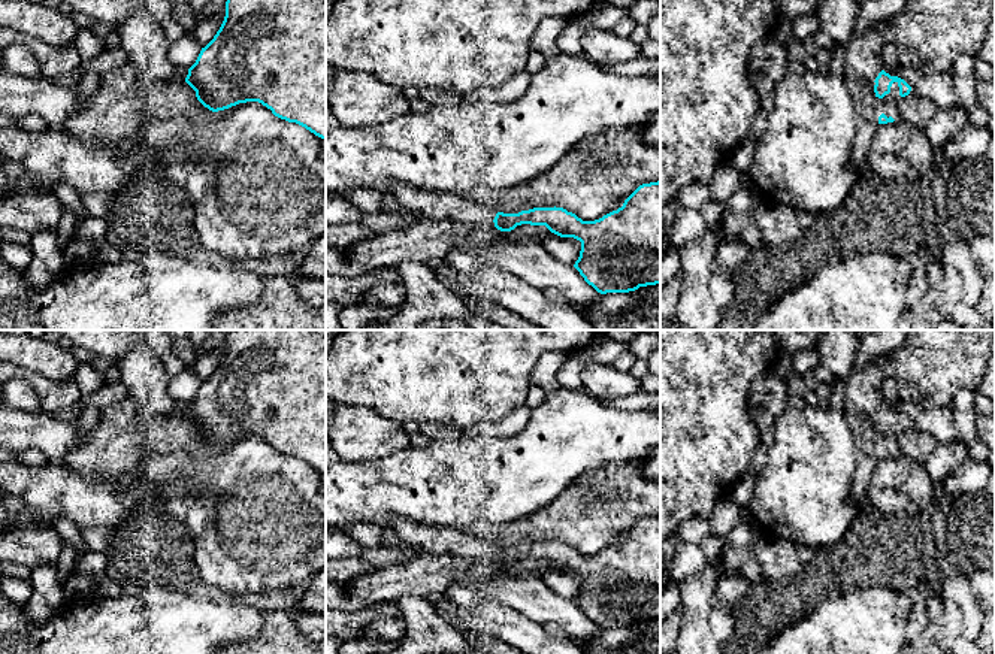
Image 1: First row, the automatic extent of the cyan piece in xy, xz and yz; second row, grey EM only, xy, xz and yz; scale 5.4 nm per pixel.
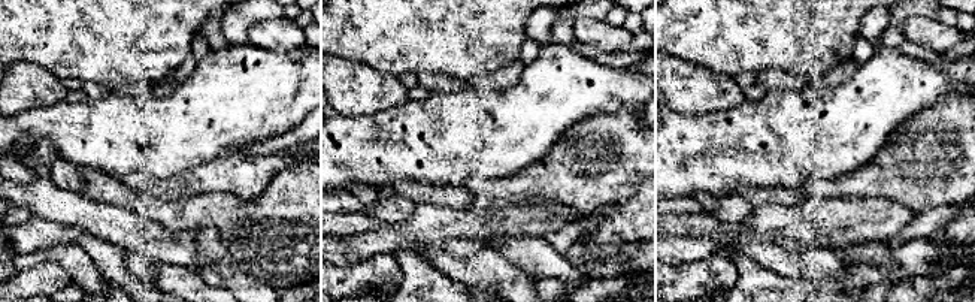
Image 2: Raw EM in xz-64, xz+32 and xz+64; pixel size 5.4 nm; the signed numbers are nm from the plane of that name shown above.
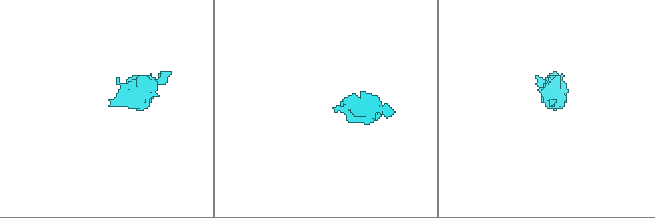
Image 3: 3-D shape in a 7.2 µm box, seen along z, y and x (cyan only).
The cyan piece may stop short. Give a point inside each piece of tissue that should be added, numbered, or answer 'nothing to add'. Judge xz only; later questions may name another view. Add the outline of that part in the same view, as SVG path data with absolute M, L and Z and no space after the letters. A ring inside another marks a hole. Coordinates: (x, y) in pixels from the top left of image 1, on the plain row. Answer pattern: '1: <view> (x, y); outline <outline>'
1: xz (436, 539); outline M399 520L393 530L400 541L417 545L426 552L453 554L466 558L492 558L498 548L492 542L453 527Z

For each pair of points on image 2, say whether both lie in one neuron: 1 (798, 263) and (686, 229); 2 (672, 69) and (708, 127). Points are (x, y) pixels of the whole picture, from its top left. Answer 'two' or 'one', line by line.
1: one
2: two

